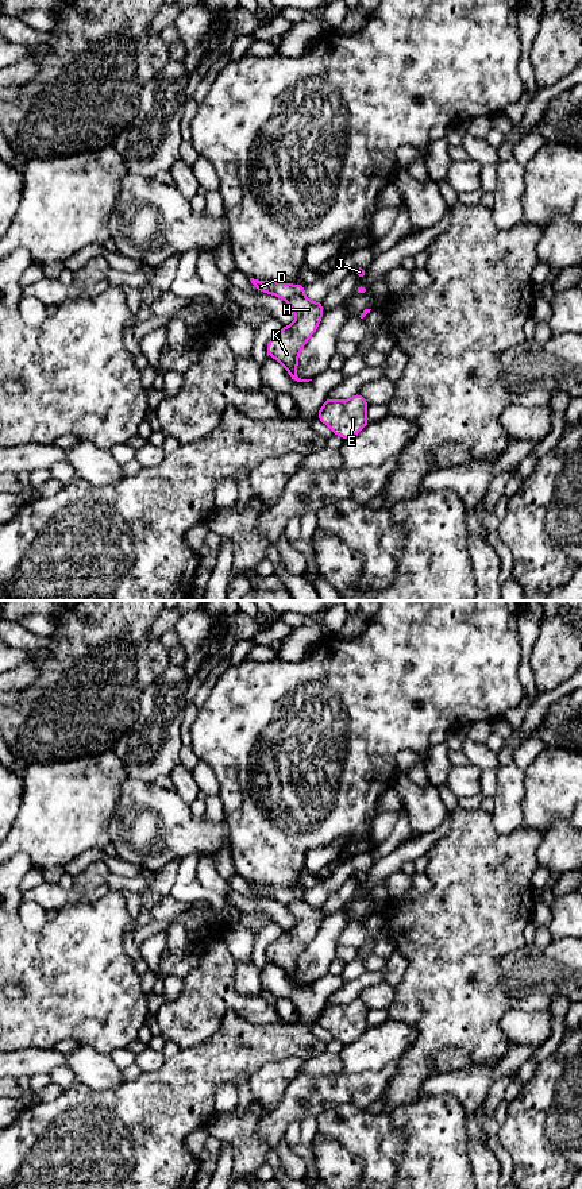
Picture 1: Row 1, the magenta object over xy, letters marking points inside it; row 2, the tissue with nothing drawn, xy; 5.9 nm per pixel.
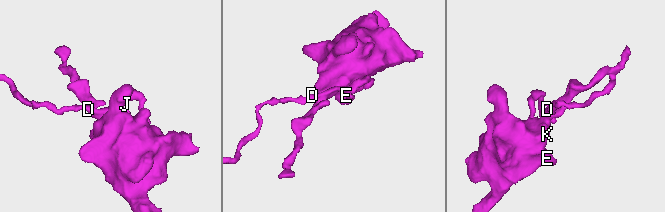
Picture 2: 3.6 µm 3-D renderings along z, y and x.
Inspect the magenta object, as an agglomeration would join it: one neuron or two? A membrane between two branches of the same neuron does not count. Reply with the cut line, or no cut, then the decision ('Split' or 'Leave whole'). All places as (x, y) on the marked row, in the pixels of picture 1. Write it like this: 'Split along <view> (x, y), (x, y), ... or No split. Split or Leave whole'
Split along xy (303, 294), (295, 294), (286, 300). Split

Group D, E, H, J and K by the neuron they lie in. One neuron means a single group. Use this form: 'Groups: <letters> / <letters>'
Groups: D J / E H K

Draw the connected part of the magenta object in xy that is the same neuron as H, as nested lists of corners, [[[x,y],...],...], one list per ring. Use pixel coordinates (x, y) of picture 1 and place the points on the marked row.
[[[294,296],[286,300],[296,314],[293,324],[282,327],[281,332],[273,337],[266,348],[269,356],[277,359],[297,382],[309,382],[297,377],[298,354],[305,343],[317,329],[323,317],[323,302],[315,302],[304,296]]]

